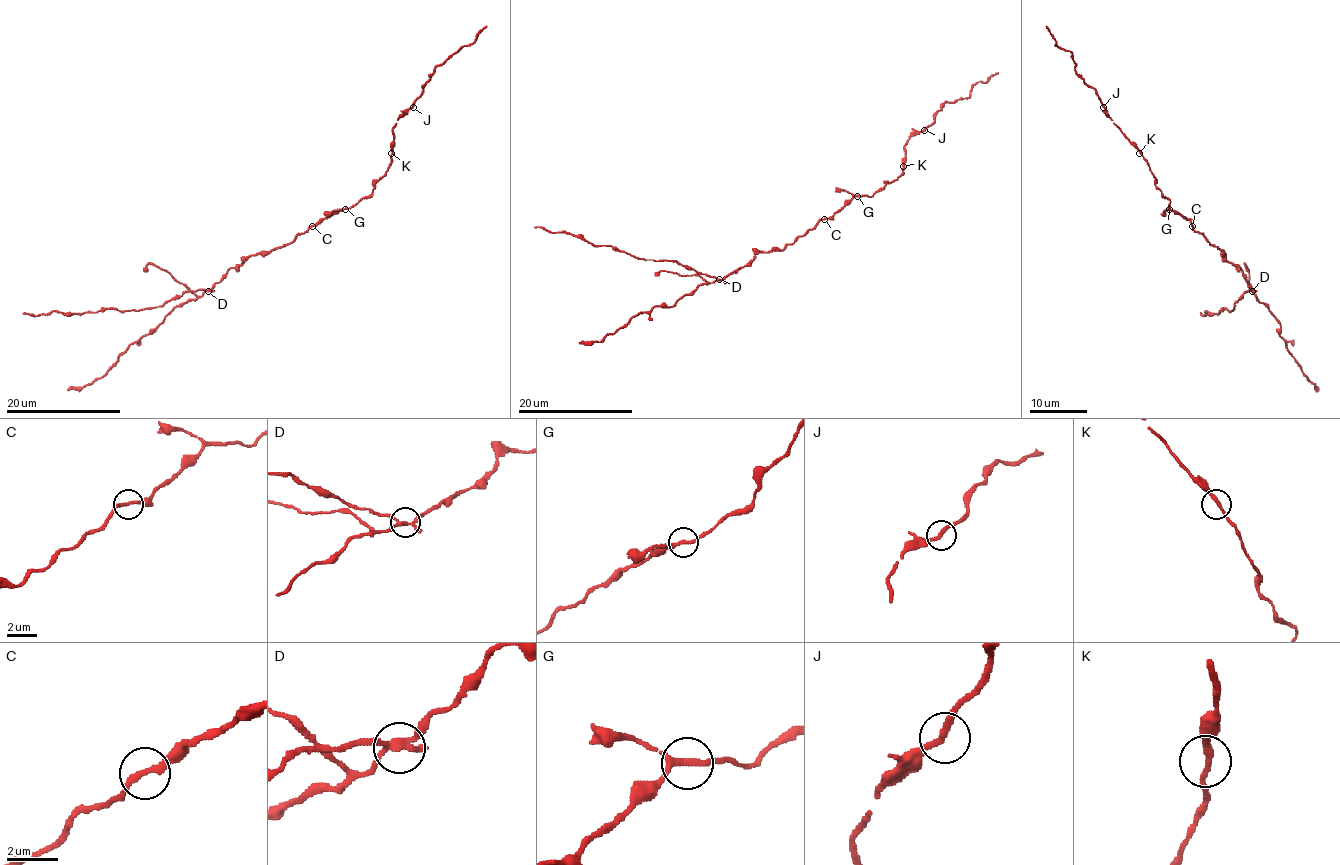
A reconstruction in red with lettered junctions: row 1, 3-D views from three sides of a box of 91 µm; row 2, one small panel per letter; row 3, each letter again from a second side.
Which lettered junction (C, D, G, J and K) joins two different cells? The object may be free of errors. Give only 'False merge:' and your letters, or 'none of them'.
False merge: D

